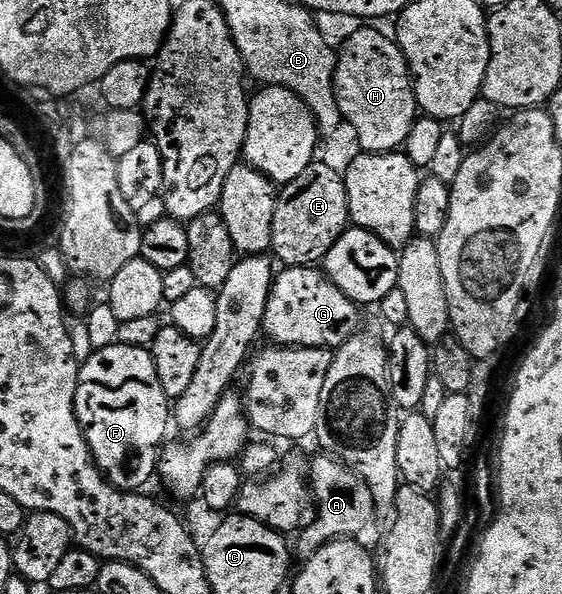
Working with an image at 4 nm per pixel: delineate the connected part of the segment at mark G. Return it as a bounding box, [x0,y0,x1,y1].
[261,265,358,349]

